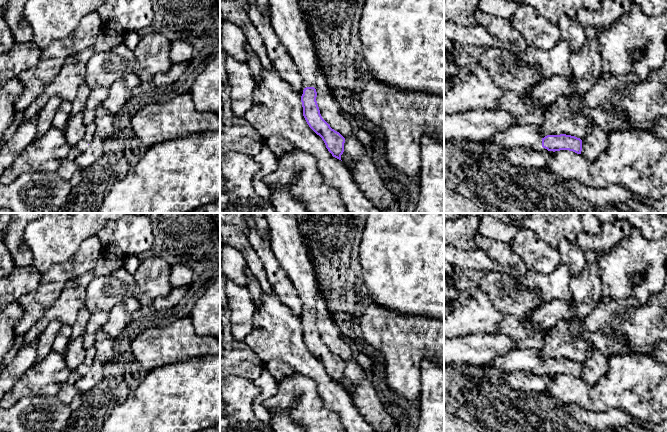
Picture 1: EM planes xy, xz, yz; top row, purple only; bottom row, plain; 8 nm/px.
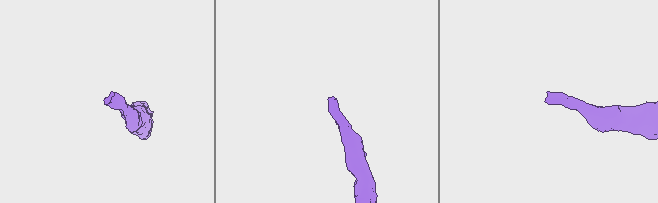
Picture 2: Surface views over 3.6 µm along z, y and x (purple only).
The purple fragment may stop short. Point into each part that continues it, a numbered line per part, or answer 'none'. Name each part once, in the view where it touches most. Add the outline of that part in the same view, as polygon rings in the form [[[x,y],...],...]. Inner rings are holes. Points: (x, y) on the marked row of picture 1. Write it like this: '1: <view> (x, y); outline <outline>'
1: yz (527, 135); outline [[[513,125],[512,127],[496,133],[487,142],[493,143],[507,150],[516,147],[541,149],[542,137],[539,125]]]

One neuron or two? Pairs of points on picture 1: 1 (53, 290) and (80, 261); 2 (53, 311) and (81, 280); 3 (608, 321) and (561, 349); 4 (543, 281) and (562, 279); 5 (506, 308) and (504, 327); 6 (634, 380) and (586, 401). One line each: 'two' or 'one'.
1: one
2: one
3: one
4: one
5: two
6: one

